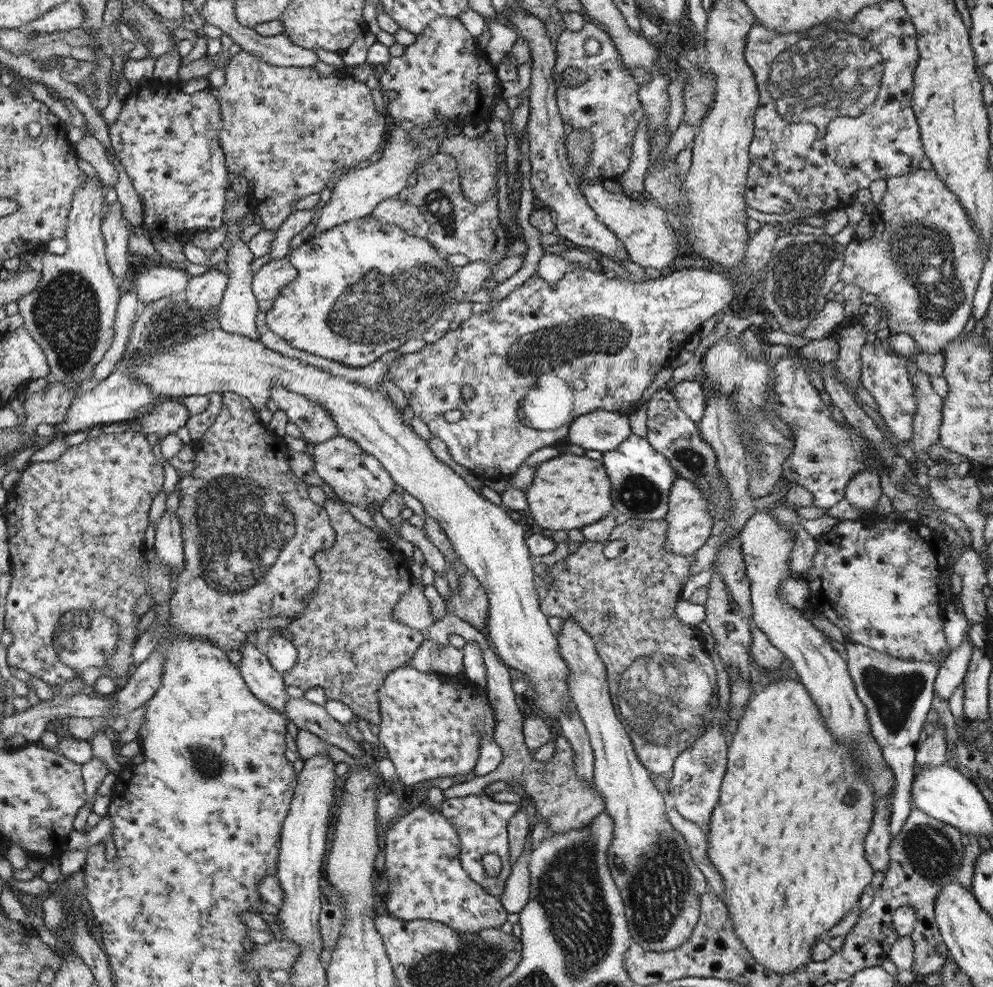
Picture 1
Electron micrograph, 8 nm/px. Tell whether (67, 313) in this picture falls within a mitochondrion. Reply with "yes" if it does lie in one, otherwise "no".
yes

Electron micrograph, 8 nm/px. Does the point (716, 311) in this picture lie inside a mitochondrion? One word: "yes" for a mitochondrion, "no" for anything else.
no

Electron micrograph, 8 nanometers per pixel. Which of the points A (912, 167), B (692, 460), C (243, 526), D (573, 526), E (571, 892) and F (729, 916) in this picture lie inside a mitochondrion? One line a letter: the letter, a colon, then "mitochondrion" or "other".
A: other
B: mitochondrion
C: mitochondrion
D: other
E: mitochondrion
F: other

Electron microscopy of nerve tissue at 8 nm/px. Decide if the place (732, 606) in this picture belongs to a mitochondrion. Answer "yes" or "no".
no

